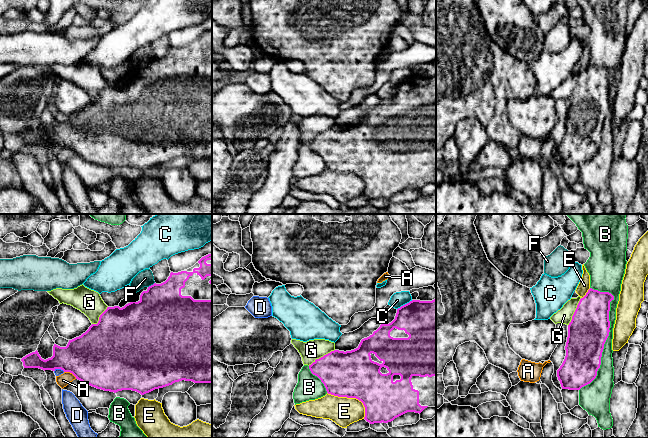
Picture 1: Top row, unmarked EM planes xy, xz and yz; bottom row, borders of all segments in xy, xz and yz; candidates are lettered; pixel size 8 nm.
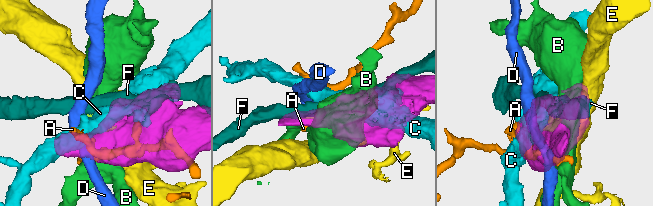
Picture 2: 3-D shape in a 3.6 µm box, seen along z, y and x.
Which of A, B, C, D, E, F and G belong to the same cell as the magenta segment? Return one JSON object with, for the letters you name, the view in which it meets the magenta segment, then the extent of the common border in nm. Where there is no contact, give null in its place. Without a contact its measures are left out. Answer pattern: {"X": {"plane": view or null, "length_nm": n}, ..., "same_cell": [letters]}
{"same_cell": []}

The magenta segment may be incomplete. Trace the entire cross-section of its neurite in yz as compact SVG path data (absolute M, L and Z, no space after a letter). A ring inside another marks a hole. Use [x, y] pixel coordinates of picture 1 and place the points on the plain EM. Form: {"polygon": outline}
{"polygon": "M590 64L568 101L565 135L557 146L562 165L580 166L597 152L609 112L610 78L614 72Z"}

